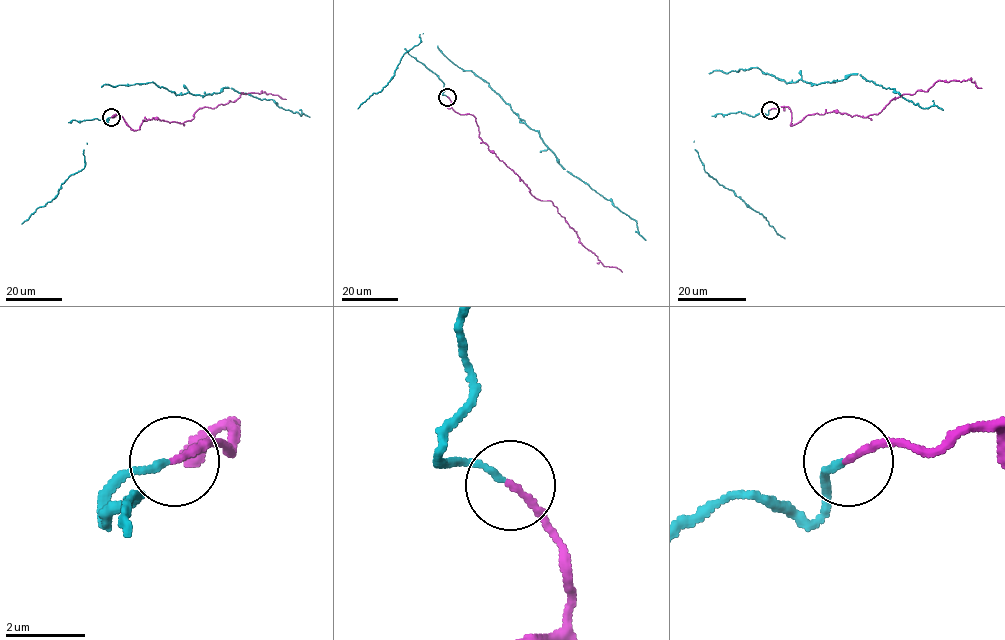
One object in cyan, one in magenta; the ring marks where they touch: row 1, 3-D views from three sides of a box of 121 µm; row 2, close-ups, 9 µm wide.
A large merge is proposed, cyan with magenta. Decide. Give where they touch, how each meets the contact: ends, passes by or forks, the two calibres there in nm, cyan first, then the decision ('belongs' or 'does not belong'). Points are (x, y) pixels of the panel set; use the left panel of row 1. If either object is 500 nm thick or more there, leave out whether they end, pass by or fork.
place (111, 117); cyan ends; magenta ends; calibres 160 and 160 nm; belongs

